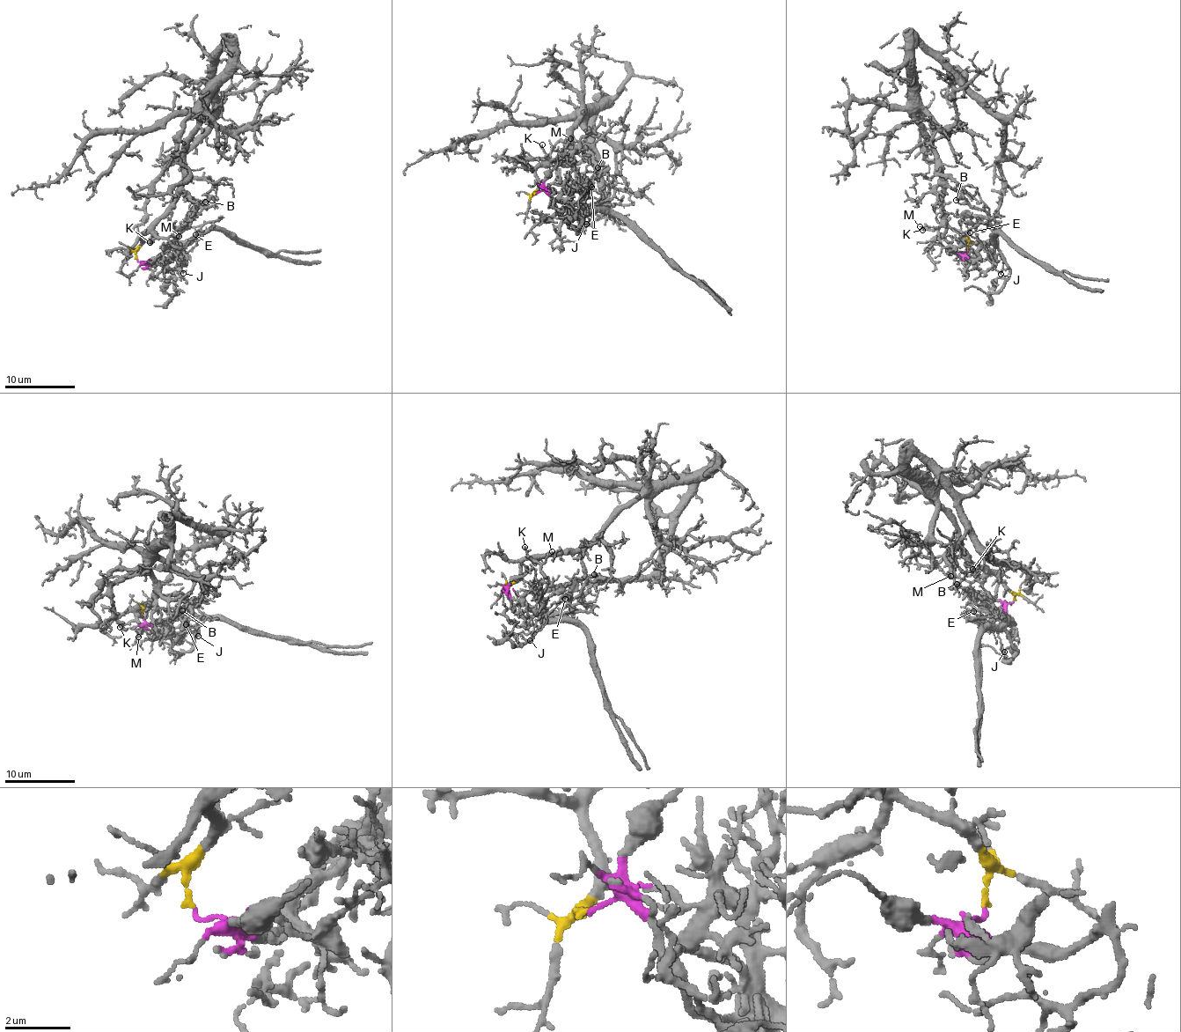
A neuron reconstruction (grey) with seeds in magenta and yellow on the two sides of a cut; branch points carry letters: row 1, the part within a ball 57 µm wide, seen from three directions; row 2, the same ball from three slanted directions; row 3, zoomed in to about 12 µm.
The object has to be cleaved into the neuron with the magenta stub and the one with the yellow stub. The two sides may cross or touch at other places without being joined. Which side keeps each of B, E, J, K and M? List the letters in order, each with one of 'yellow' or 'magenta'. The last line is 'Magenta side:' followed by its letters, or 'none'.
B: magenta
E: magenta
J: magenta
K: yellow
M: yellow
Magenta side: B, E, J

